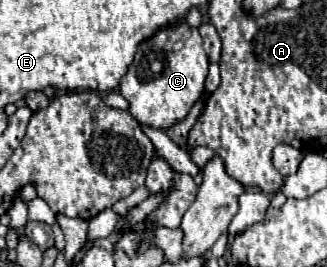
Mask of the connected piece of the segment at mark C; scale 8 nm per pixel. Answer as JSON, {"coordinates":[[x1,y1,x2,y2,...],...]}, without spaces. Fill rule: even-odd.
{"coordinates":[[186,23,178,27,166,27,152,39,140,43,132,65,120,81,120,95,130,103,130,115,152,129,170,129,178,121,186,119,192,105,204,93,204,79,208,73,208,55,202,47,198,29],[186,31,190,31,188,37]]}

